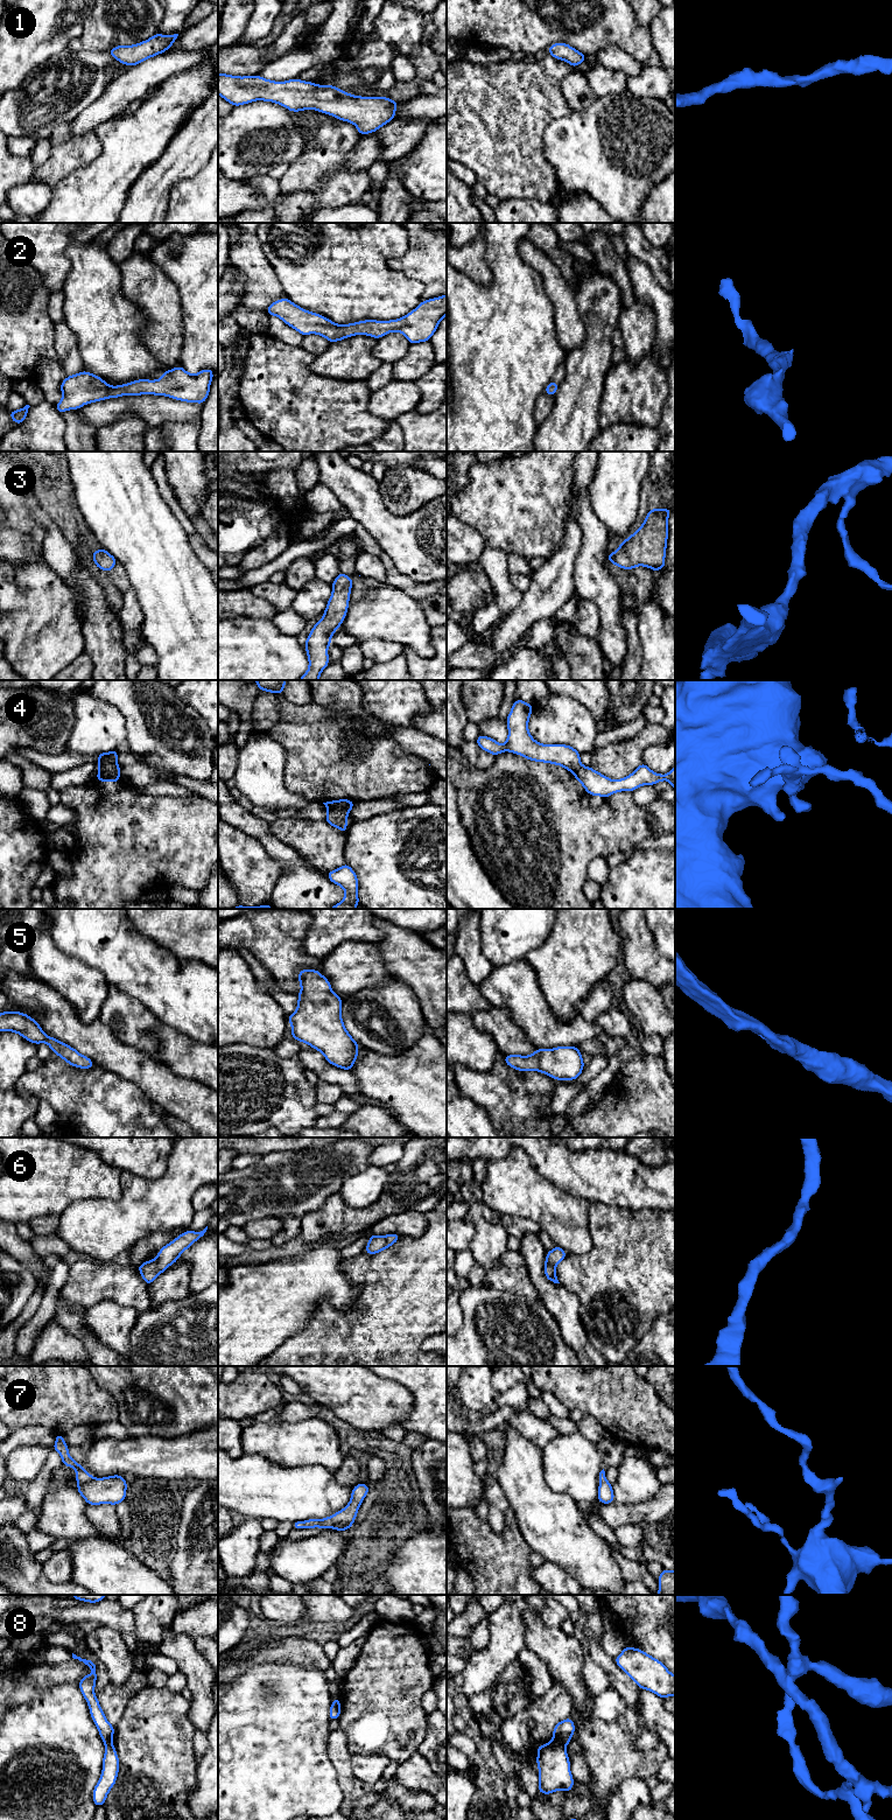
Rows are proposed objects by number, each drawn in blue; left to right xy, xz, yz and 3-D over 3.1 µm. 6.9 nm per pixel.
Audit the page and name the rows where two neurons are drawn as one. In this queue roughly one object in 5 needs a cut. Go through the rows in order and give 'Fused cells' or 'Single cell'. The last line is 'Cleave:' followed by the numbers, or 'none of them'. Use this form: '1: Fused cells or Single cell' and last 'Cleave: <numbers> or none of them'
1: Single cell
2: Single cell
3: Single cell
4: Fused cells
5: Single cell
6: Single cell
7: Single cell
8: Fused cells
Cleave: 4, 8

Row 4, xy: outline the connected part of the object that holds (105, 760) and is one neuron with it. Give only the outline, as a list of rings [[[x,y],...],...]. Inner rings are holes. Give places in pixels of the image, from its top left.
[[[112,750],[110,752],[100,752],[98,755],[98,766],[107,768],[112,770],[120,770],[121,768],[117,763],[117,757],[119,752],[117,750]]]

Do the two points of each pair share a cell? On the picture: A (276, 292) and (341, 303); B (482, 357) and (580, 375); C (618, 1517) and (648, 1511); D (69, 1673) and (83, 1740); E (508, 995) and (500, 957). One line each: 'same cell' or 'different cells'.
A: different cells
B: different cells
C: same cell
D: different cells
E: different cells

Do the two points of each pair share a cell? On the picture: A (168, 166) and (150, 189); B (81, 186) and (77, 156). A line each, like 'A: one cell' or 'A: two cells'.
A: one cell
B: two cells

